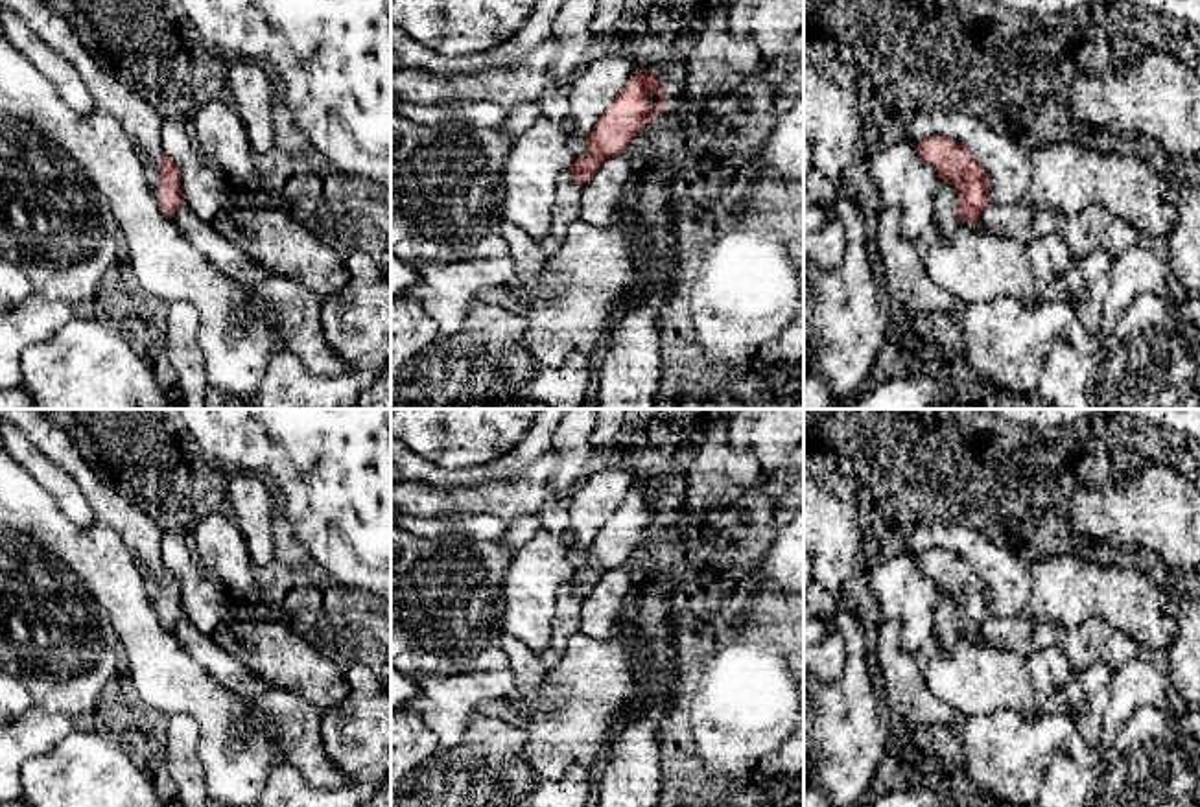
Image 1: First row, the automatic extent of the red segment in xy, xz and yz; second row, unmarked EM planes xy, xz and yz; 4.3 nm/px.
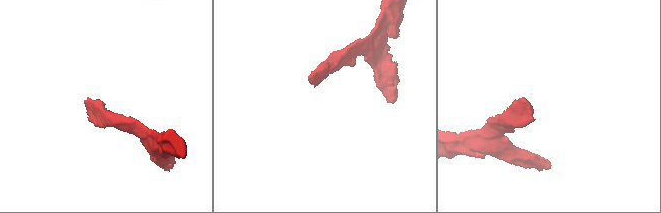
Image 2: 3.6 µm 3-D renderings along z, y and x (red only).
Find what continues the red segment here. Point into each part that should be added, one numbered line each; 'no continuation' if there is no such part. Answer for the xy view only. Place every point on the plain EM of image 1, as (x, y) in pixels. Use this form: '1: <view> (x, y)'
1: xy (142, 537)

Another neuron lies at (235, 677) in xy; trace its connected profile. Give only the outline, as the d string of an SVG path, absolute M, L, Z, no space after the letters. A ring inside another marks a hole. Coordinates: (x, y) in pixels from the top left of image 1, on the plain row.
M186 619L179 621L173 634L184 652L223 689L243 700L256 700L271 687L247 665L225 652L214 637L205 636Z

